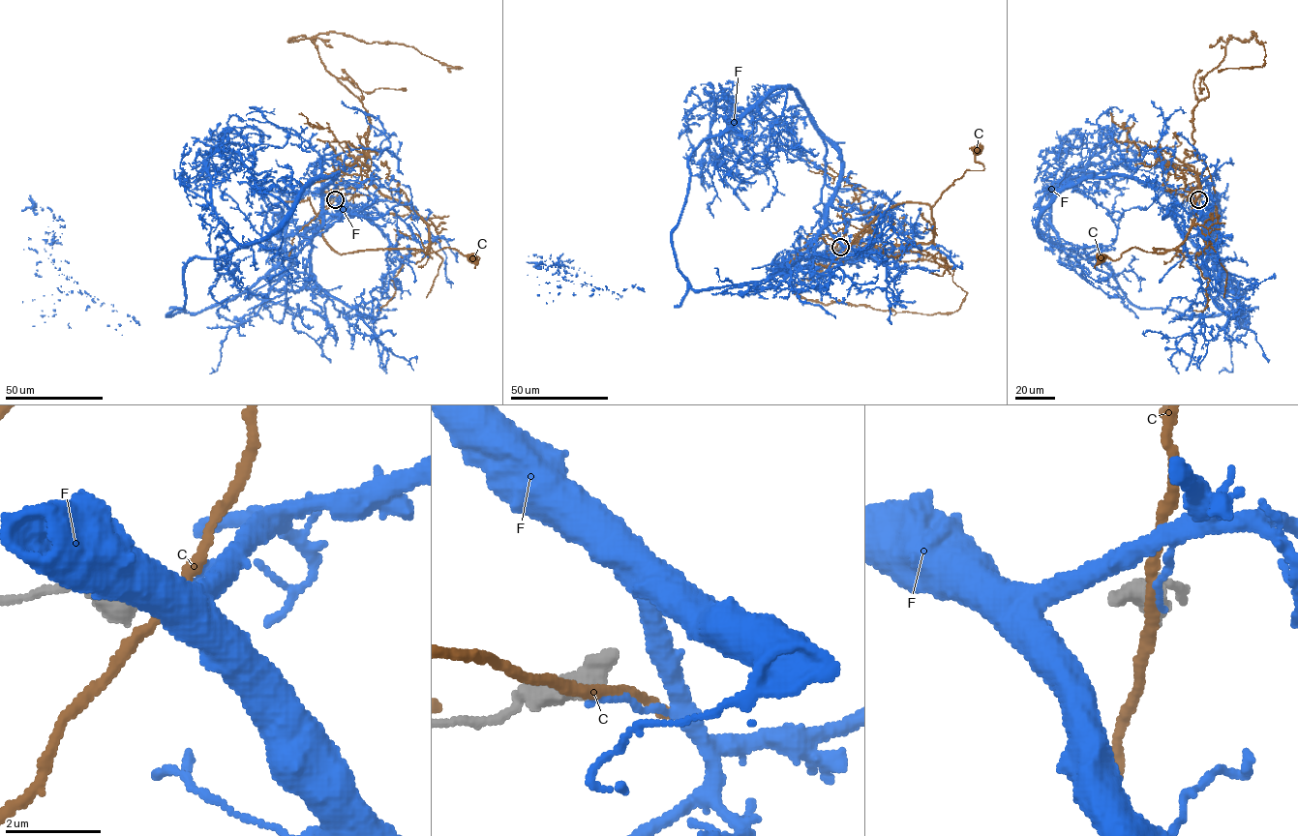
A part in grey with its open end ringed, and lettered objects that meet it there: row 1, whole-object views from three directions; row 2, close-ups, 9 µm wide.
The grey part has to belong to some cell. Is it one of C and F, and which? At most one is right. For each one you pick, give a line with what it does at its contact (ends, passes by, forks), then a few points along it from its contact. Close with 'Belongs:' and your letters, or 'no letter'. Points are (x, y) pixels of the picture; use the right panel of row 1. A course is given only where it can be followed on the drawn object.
Belongs: no letter

